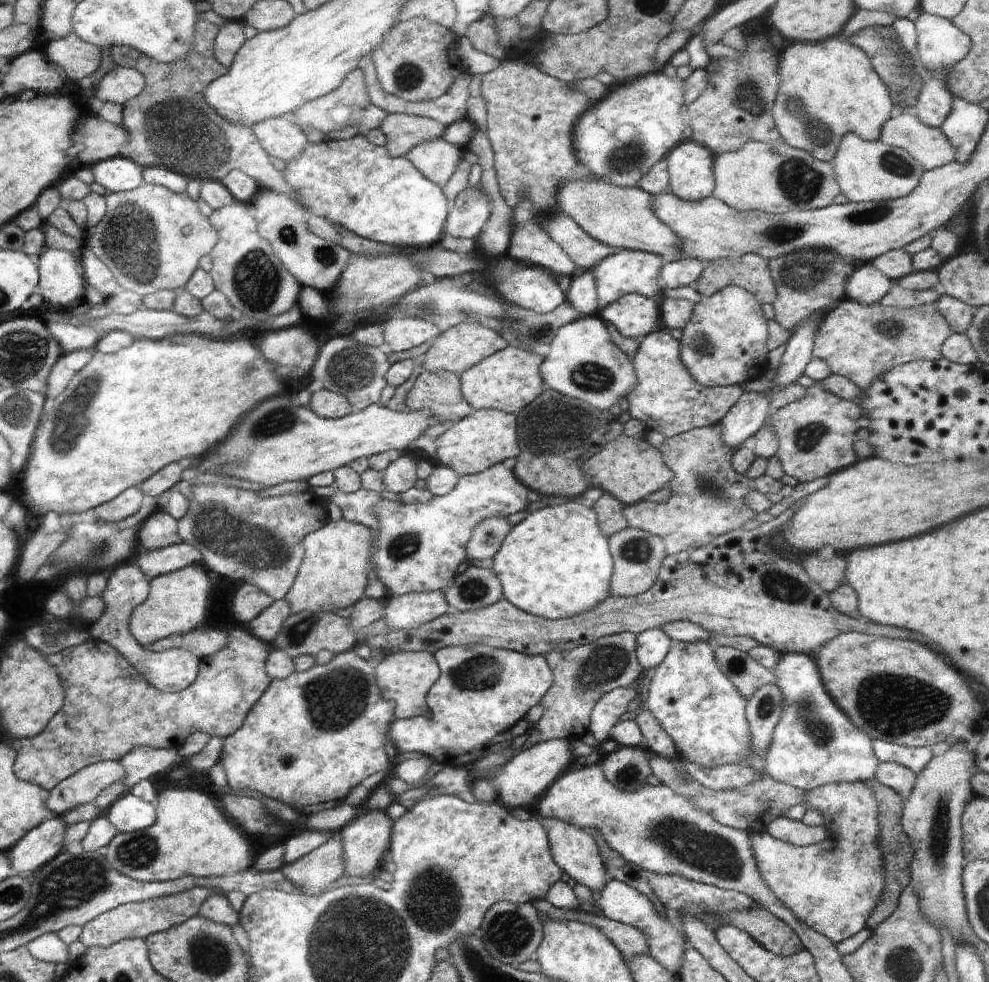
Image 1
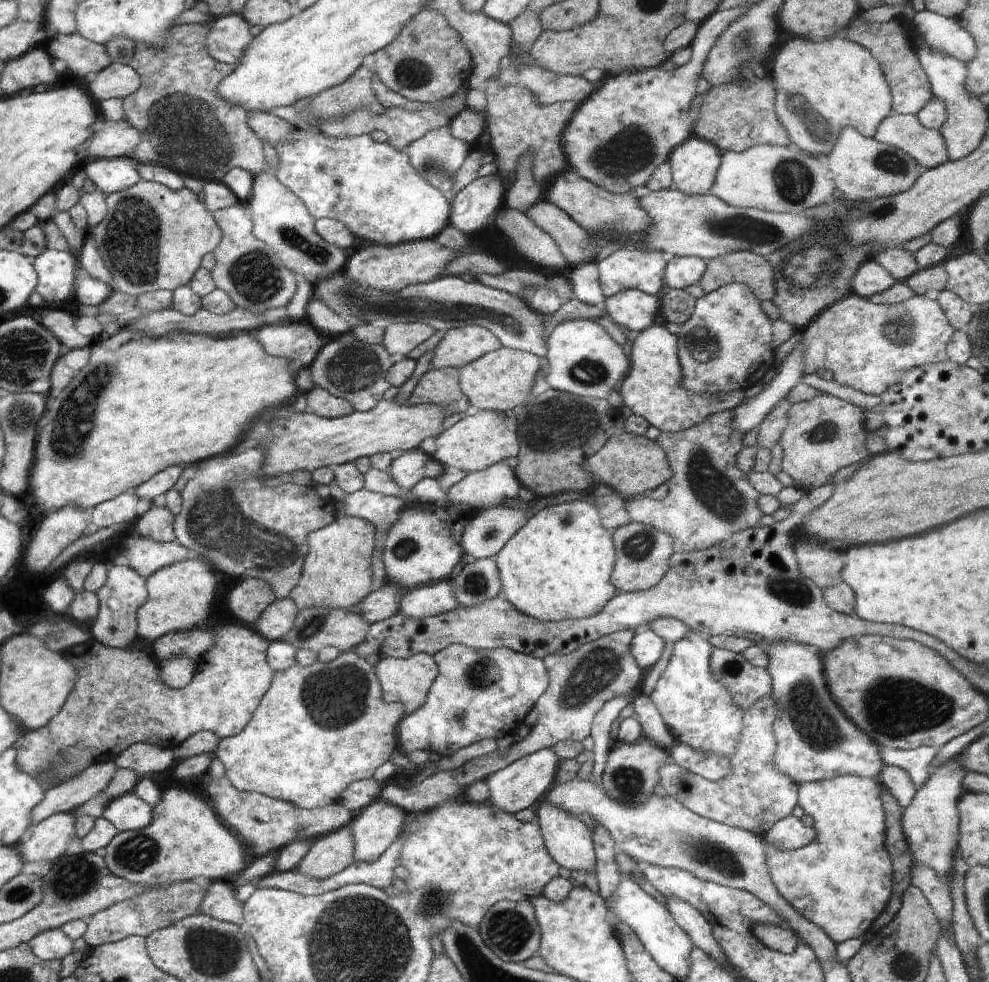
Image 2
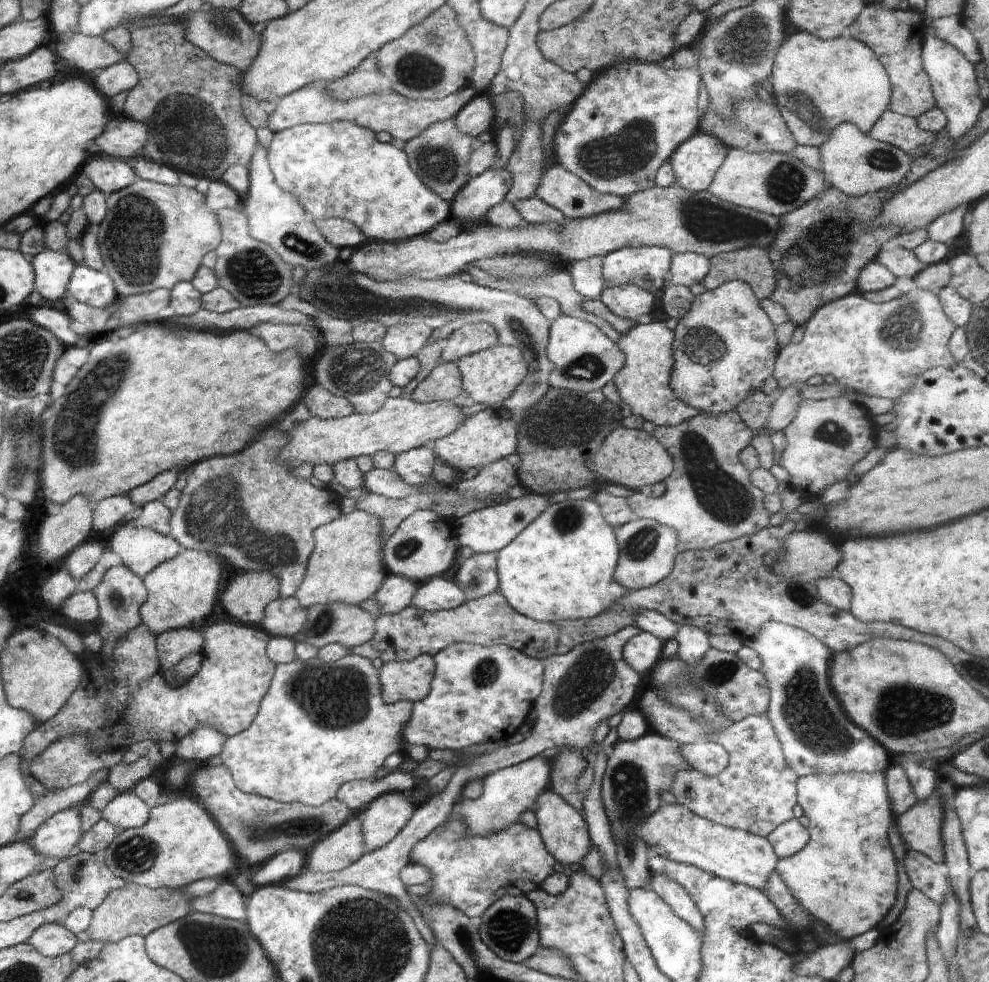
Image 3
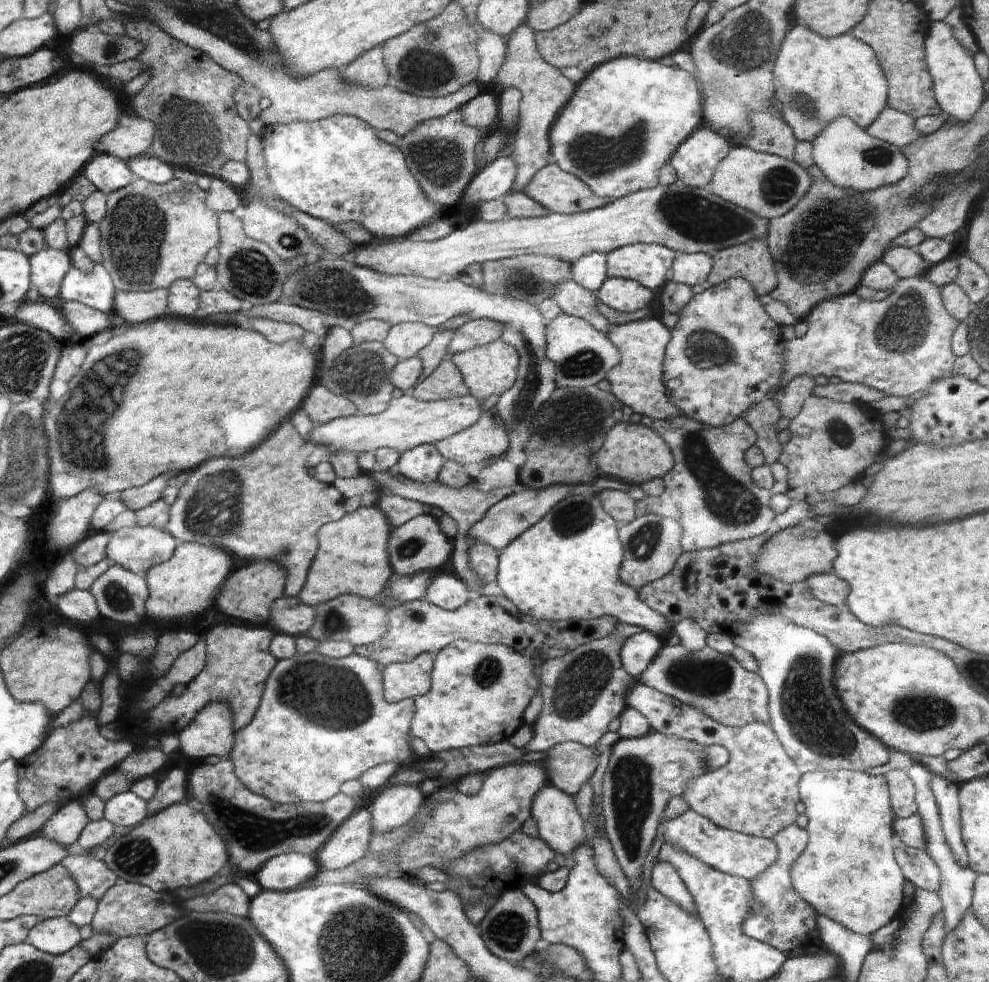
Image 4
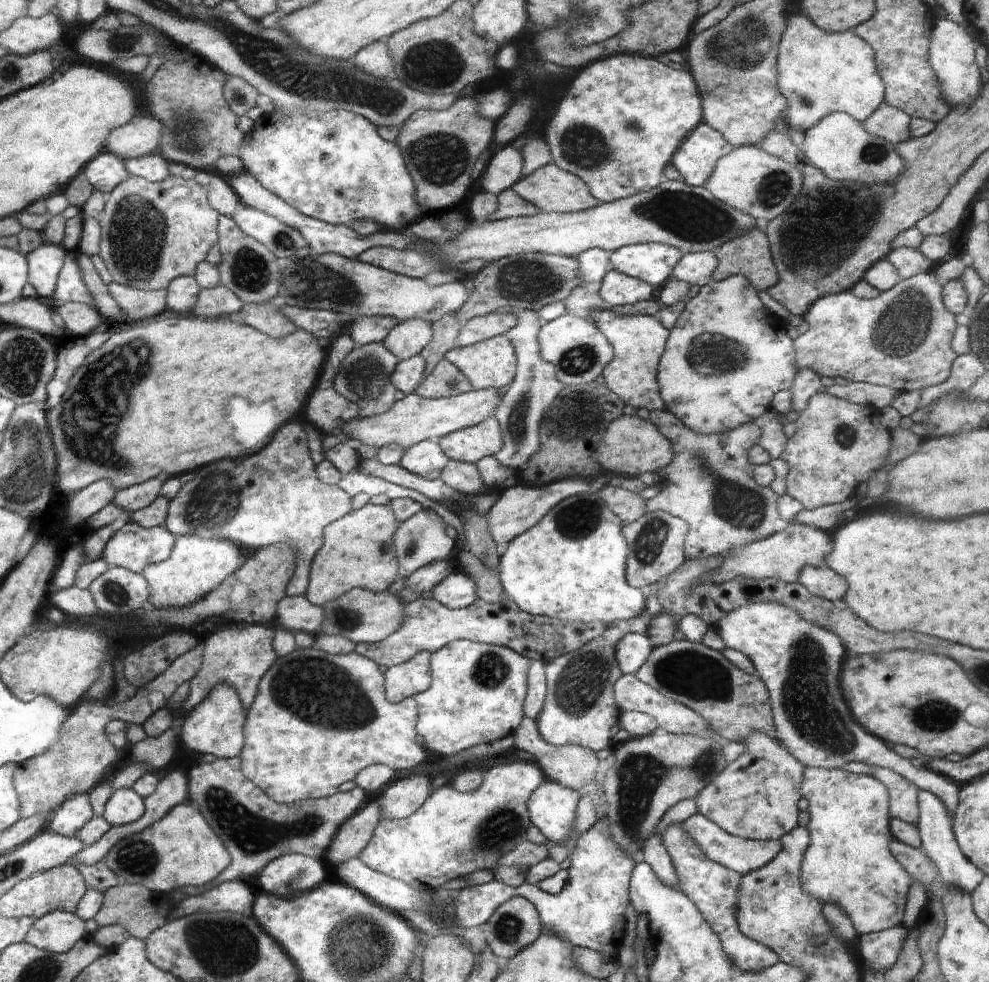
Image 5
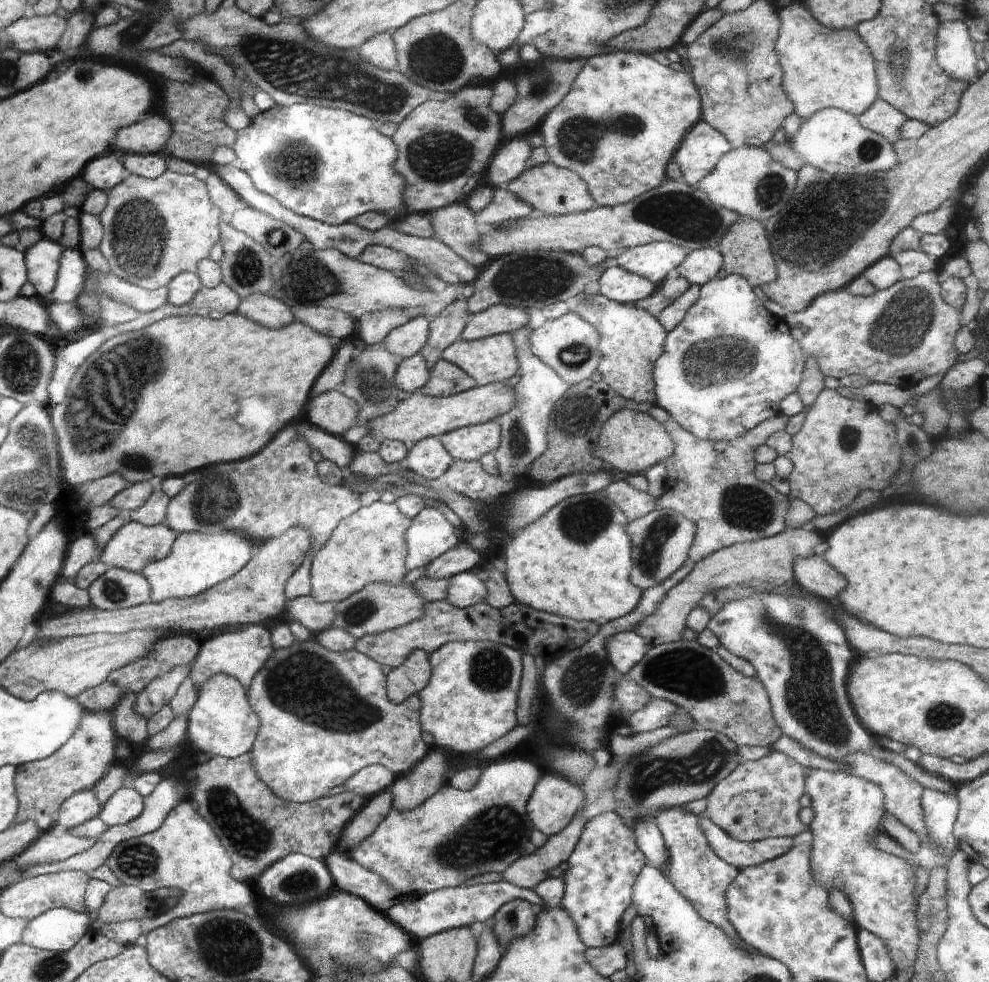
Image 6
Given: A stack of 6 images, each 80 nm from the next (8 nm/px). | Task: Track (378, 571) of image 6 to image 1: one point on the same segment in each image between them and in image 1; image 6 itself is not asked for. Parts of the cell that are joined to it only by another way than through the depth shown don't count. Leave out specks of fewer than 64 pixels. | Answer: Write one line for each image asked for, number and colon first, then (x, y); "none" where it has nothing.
1: (333, 575)
2: (337, 573)
3: (347, 564)
4: (353, 558)
5: (359, 550)

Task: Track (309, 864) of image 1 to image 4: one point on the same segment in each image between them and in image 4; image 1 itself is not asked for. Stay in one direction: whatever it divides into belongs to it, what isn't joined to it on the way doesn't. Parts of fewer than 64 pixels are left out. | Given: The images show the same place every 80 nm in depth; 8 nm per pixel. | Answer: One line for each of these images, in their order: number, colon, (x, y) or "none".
2: (329, 855)
3: (343, 847)
4: (352, 841)

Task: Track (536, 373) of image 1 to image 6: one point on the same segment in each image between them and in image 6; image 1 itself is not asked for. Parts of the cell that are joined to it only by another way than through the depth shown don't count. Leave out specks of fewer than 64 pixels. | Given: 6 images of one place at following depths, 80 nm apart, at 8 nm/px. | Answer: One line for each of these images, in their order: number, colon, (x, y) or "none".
2: (501, 380)
3: (490, 376)
4: (493, 368)
5: (492, 363)
6: (494, 359)

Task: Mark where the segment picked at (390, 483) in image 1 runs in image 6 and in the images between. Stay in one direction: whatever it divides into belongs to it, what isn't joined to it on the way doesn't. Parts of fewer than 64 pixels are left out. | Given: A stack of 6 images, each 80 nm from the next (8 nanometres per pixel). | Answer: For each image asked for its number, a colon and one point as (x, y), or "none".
2: (408, 469)
3: (415, 466)
4: (421, 464)
5: (427, 459)
6: (428, 458)

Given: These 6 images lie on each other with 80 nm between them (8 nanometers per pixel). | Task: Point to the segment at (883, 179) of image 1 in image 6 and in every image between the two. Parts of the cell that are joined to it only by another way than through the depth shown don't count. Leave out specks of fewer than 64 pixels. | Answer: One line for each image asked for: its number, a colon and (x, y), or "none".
2: (862, 168)
3: (854, 162)
4: (849, 157)
5: (839, 146)
6: (834, 141)

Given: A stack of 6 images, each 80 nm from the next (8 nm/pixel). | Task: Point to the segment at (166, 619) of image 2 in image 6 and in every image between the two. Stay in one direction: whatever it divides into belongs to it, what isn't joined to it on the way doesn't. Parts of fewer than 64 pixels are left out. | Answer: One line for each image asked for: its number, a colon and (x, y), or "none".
3: (181, 591)
4: (185, 584)
5: (196, 565)
6: (197, 561)

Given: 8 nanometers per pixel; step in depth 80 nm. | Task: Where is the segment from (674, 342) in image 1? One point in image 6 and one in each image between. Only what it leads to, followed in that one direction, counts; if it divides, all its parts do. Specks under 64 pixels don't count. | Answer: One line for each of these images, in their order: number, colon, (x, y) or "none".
2: (653, 390)
3: (643, 383)
4: (637, 381)
5: (638, 341)
6: (632, 339)

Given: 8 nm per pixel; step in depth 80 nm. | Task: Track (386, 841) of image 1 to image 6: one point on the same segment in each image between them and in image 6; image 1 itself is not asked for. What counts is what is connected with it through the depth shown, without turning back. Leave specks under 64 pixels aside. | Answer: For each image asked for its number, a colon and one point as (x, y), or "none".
2: (375, 828)
3: (385, 817)
4: (398, 804)
5: (401, 798)
6: (414, 788)

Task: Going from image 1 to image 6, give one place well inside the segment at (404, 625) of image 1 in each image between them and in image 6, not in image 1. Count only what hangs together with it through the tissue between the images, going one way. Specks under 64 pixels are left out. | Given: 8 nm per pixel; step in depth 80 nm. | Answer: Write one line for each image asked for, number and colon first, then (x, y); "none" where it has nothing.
2: (438, 598)
3: (441, 593)
4: (448, 591)
5: (459, 590)
6: (465, 589)

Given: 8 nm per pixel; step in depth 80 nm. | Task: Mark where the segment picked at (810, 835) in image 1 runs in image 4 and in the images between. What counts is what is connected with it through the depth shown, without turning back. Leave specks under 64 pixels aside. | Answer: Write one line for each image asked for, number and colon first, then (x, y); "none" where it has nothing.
2: (788, 833)
3: (787, 838)
4: (781, 918)

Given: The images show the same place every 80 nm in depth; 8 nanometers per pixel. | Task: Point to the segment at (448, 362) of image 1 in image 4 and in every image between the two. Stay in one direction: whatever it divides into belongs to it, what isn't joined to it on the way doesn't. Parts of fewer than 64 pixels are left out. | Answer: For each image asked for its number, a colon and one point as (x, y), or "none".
2: (460, 346)
3: (471, 338)
4: (477, 332)

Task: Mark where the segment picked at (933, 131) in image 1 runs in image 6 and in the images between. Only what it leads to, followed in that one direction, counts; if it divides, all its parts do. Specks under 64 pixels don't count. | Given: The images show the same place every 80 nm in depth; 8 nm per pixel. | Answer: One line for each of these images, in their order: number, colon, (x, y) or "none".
2: (926, 146)
3: (902, 131)
4: (896, 128)
5: (890, 123)
6: (882, 118)

